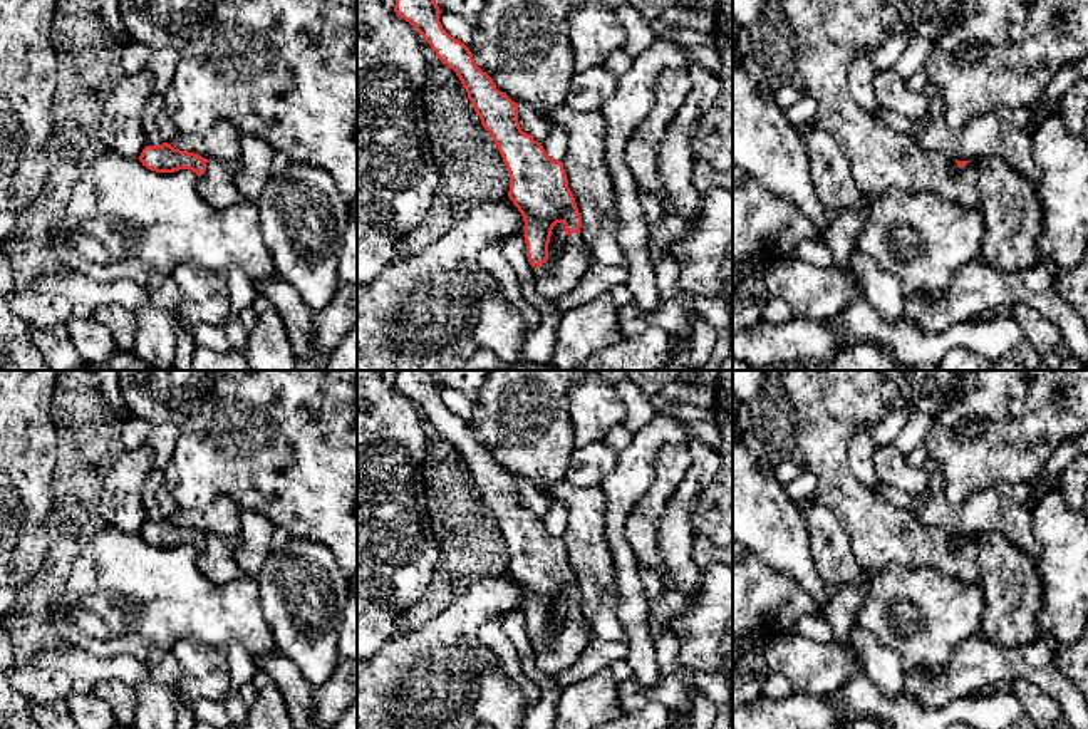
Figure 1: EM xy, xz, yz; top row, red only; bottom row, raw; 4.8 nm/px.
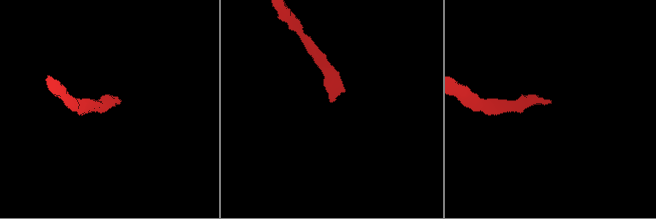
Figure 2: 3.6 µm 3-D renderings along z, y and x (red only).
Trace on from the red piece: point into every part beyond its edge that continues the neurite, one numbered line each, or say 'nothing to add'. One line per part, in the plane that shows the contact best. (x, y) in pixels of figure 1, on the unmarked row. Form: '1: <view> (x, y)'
1: xz (564, 647)

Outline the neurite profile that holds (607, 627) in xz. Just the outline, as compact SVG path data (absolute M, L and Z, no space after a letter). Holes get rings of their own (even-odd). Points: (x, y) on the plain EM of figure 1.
M565 479L543 491L567 509L563 545L582 592L582 613L593 633L610 642L627 642L614 613L614 561L605 538L605 494L600 486L578 488Z

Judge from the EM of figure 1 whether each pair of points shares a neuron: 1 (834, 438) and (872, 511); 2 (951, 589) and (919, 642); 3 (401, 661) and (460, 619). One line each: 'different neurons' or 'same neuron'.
1: same neuron
2: same neuron
3: same neuron

